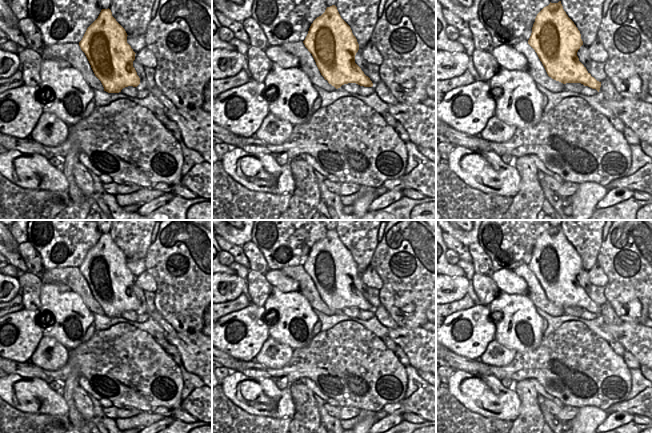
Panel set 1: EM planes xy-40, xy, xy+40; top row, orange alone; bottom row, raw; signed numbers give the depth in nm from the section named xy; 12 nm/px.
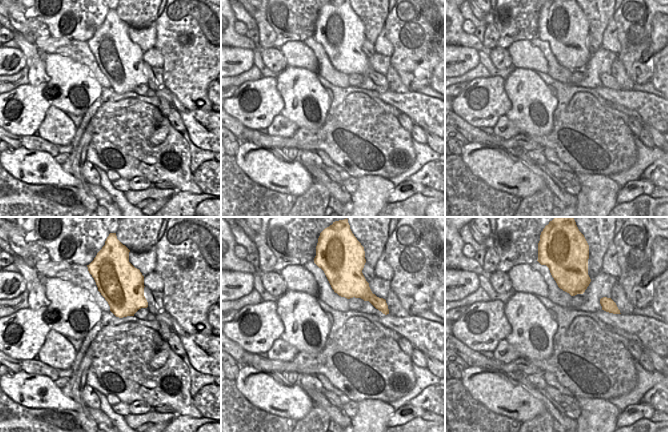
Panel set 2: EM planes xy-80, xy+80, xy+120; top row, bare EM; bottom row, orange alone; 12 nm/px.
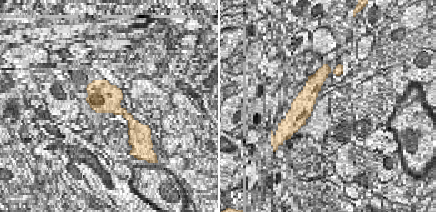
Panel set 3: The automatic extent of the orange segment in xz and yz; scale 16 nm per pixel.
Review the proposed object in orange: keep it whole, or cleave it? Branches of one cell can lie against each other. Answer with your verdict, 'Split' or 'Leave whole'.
Leave whole

